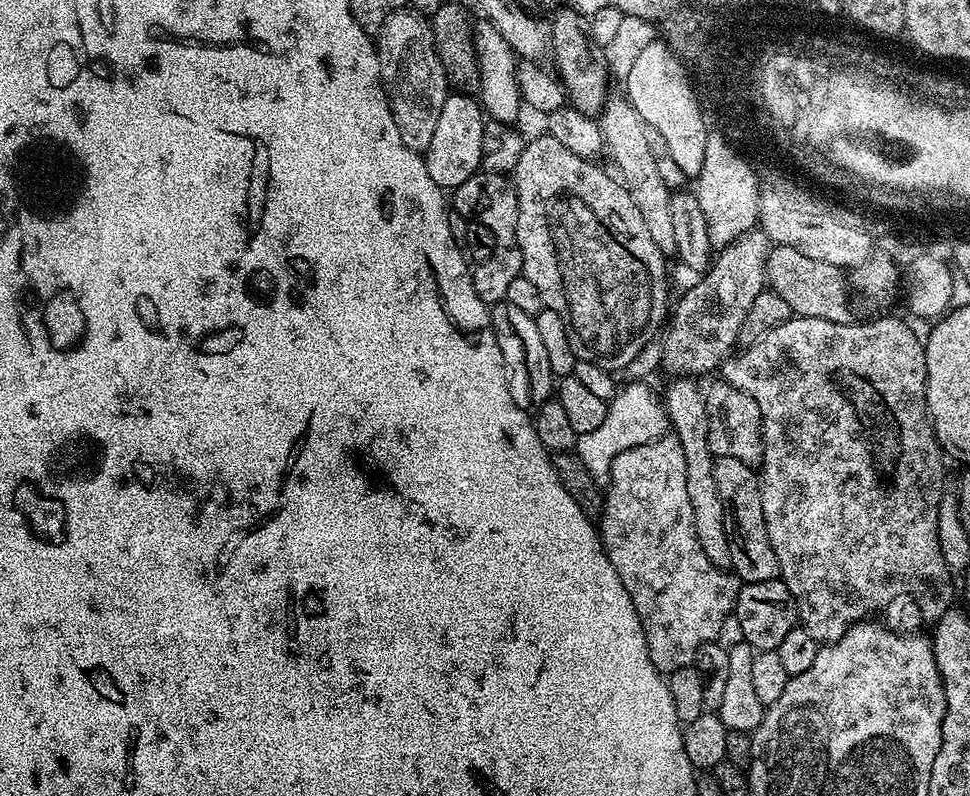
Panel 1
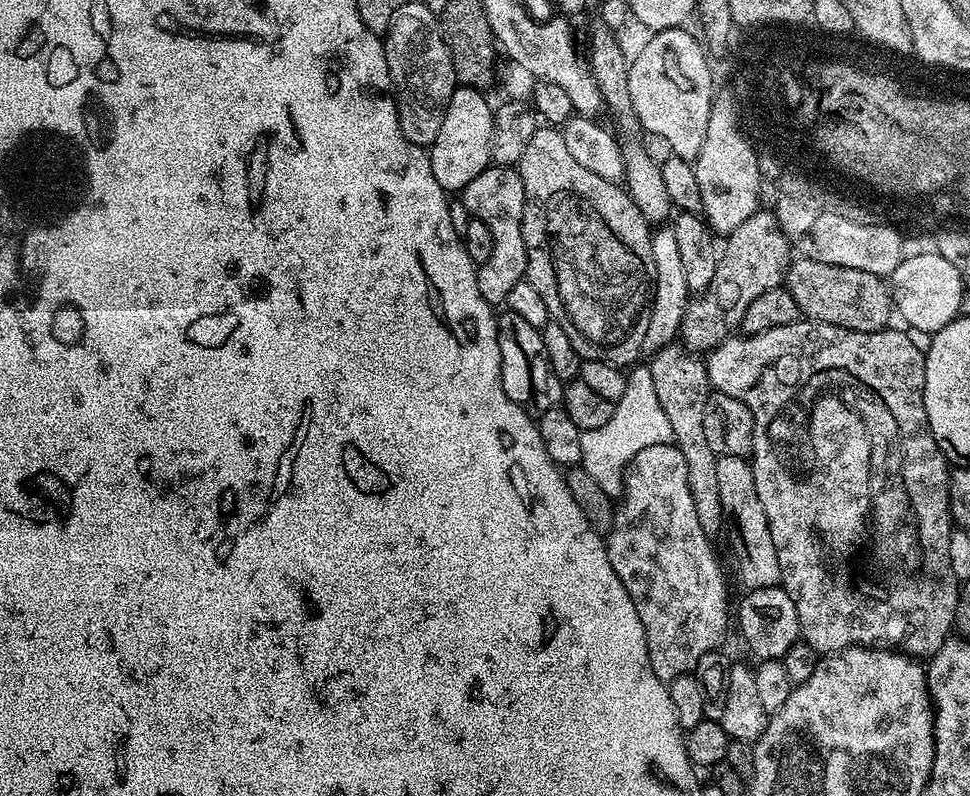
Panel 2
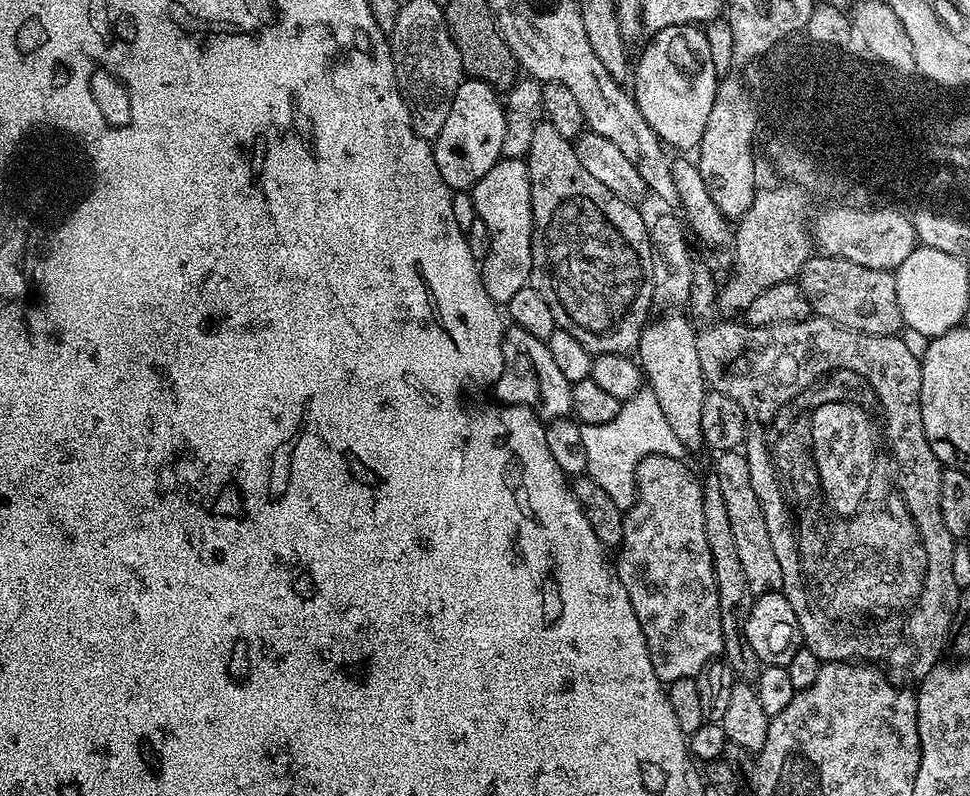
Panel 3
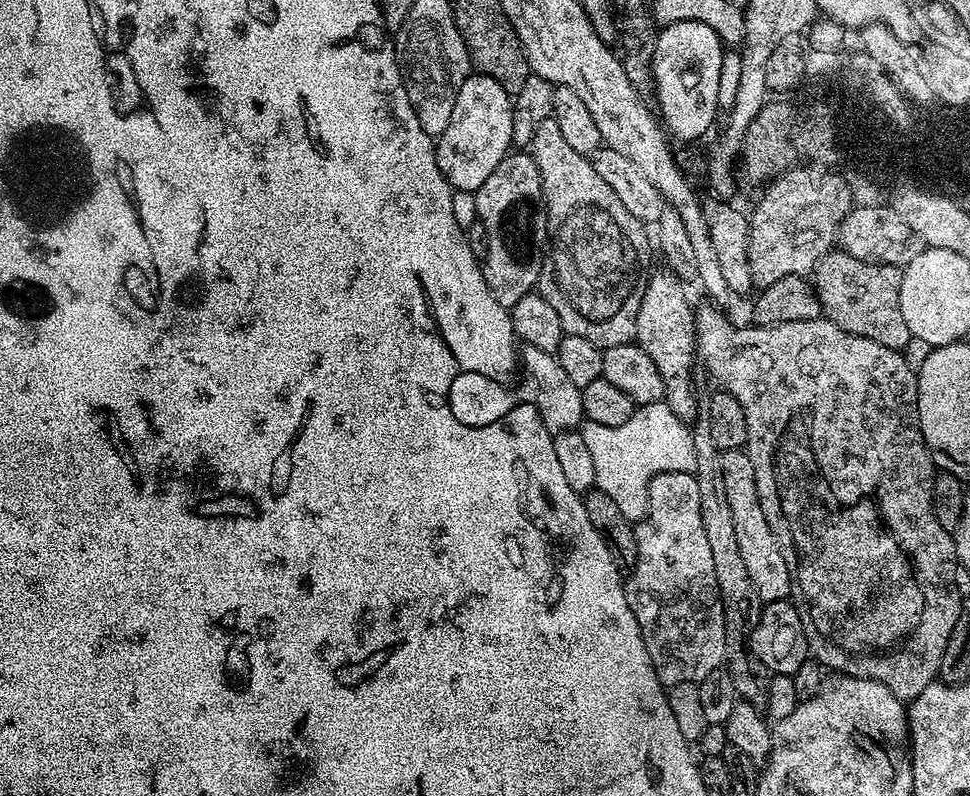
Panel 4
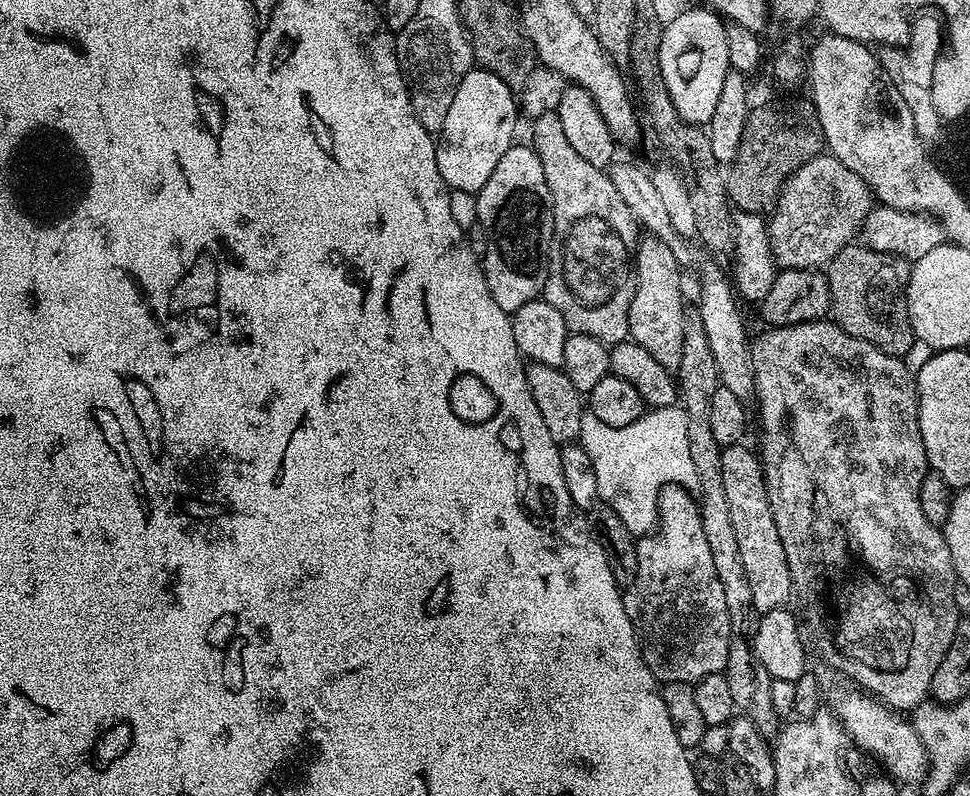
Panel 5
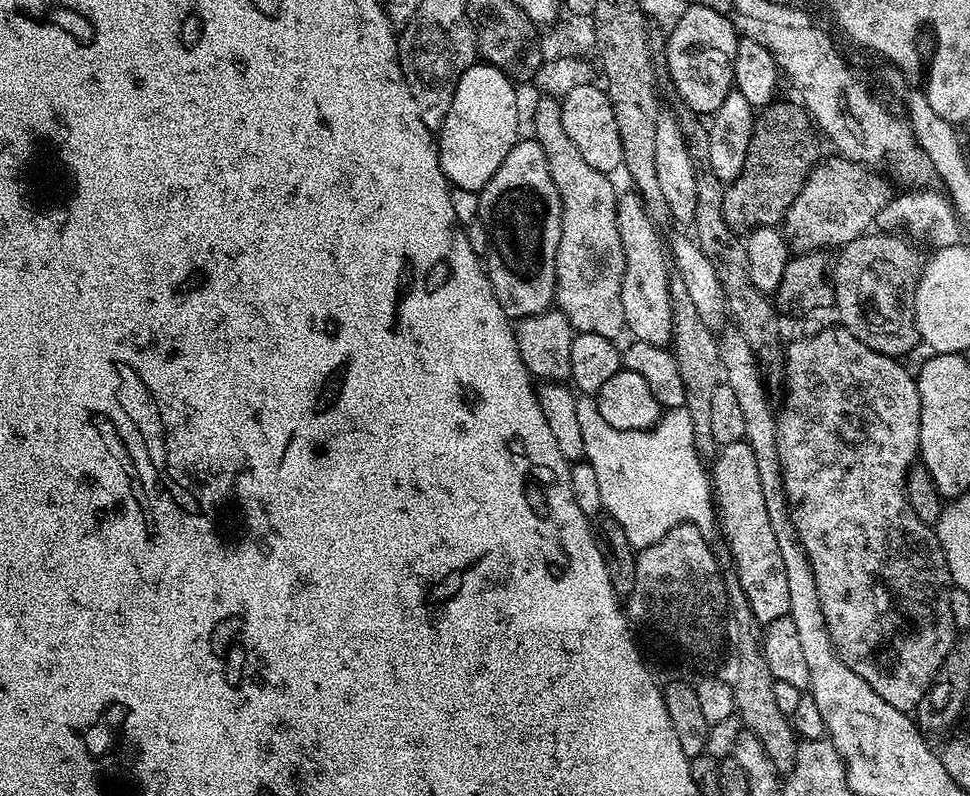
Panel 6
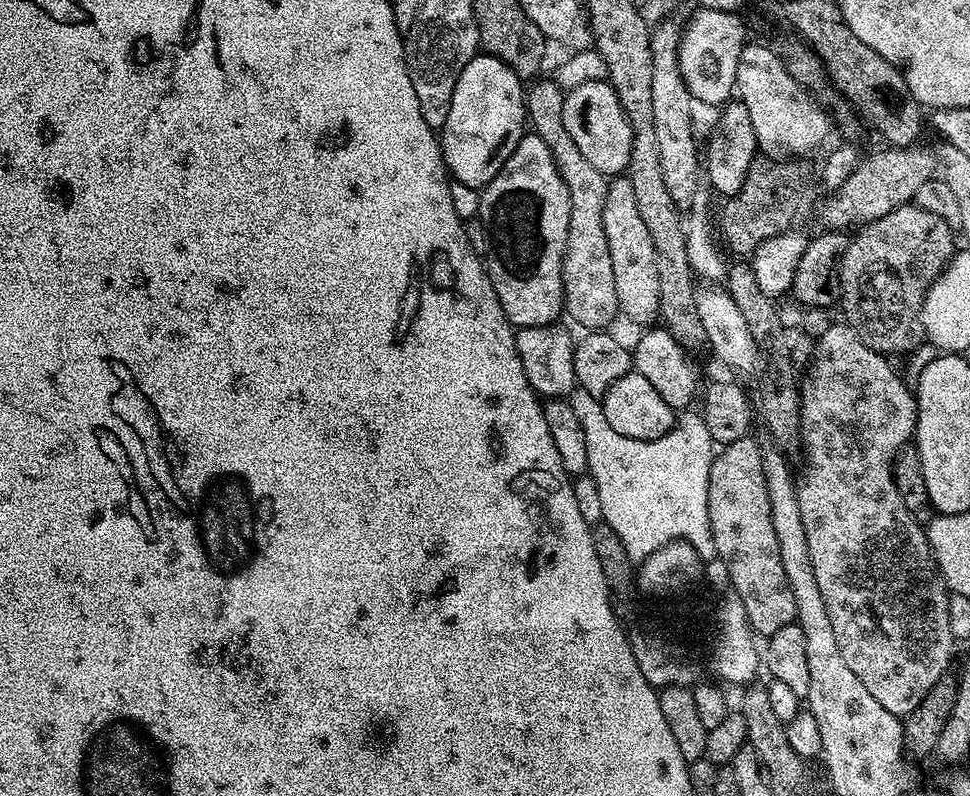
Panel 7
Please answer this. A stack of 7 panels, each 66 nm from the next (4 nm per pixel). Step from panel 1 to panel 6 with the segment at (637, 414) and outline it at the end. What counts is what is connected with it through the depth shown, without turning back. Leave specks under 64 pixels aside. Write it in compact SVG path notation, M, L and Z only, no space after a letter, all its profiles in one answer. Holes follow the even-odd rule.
M577 395L576 405L578 423L582 429L584 460L594 466L594 474L598 477L598 487L602 493L602 509L622 526L632 548L639 550L658 542L679 524L693 524L698 526L702 535L713 535L712 528L714 532L718 514L714 509L710 472L696 448L694 422L687 408L667 409L654 427L647 432L635 432L614 430L614 426L610 426L603 420L602 414L598 414L598 406L591 395Z

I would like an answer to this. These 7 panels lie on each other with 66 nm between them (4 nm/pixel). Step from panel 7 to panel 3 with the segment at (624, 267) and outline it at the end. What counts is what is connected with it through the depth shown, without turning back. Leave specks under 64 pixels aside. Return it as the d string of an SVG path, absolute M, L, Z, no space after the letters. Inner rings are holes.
M668 310L645 324L640 335L638 363L643 371L646 386L658 398L658 406L662 406L662 414L666 418L674 434L678 434L678 442L686 450L705 447L702 434L702 402L706 395L706 381L702 374L702 362L698 362L698 346L696 345L697 329L692 328L690 321L680 310Z

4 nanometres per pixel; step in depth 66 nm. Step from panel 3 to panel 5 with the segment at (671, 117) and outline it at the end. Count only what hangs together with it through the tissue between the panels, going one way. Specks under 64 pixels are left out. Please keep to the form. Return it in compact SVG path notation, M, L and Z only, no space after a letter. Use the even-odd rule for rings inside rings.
M697 6L678 13L669 24L667 21L663 25L663 30L658 62L662 62L662 82L666 82L670 102L674 102L674 110L678 110L680 119L685 124L707 126L714 118L718 97L722 95L722 82L726 82L726 74L730 71L730 46L726 38L725 21L712 9Z

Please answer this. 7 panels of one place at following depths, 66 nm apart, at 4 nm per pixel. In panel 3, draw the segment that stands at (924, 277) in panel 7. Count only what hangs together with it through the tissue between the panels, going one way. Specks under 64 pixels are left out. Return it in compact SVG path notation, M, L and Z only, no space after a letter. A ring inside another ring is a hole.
M813 254L802 266L798 283L810 302L813 313L821 320L851 328L871 336L894 336L905 327L899 313L895 278L886 269L871 269L846 258Z

